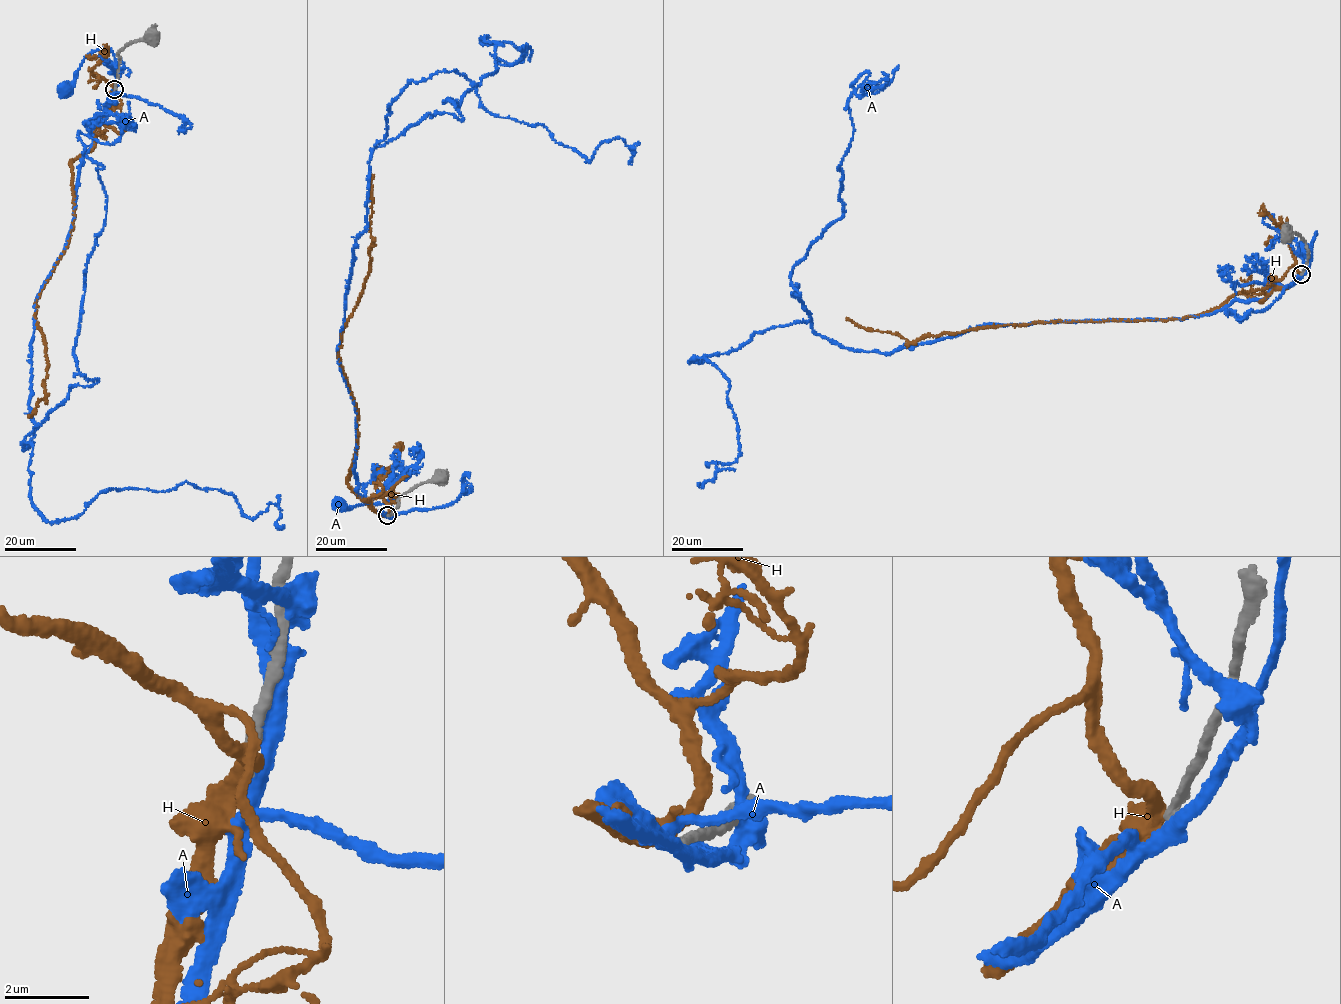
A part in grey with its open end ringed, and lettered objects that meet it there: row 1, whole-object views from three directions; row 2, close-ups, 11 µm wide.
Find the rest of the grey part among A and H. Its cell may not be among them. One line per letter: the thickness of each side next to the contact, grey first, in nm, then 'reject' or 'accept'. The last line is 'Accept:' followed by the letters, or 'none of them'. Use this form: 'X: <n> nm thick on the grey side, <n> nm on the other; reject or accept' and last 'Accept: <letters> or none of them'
A: 260 nm thick on the grey side, 300 nm on the other; reject
H: 240 nm thick on the grey side, 340 nm on the other; accept
Accept: H

